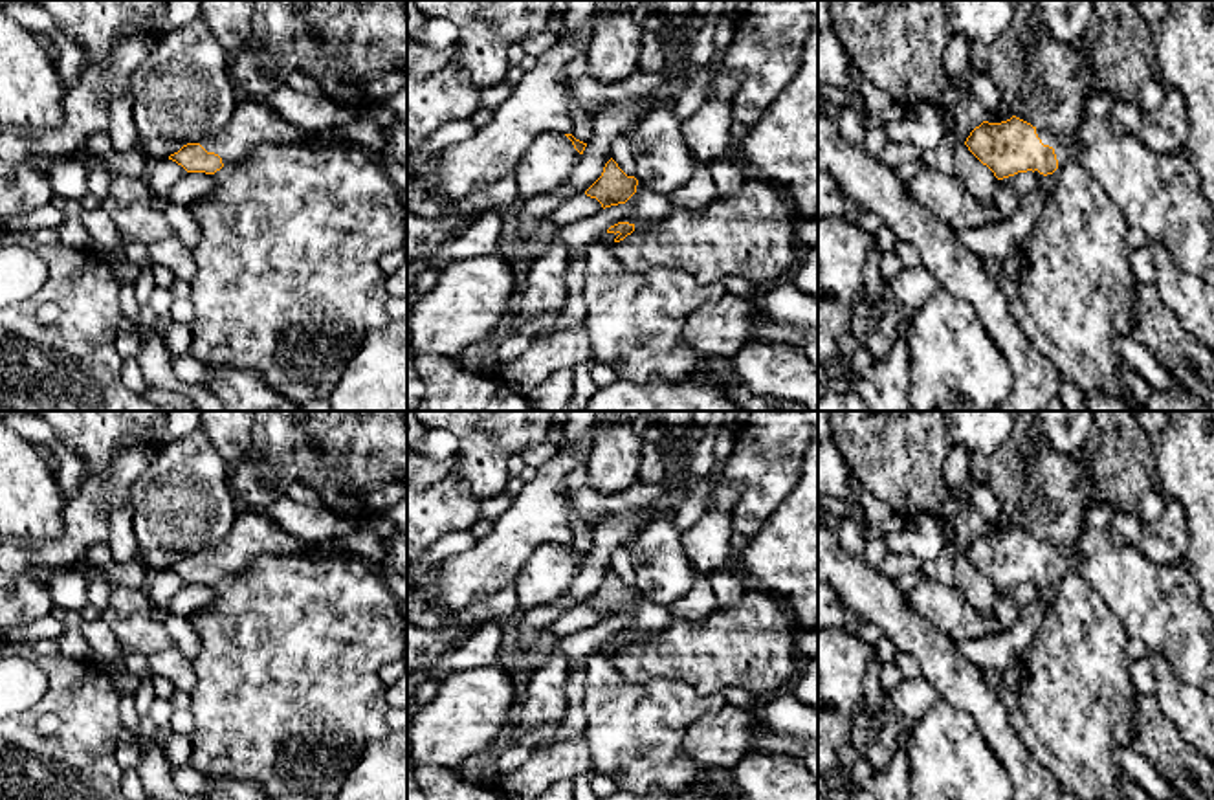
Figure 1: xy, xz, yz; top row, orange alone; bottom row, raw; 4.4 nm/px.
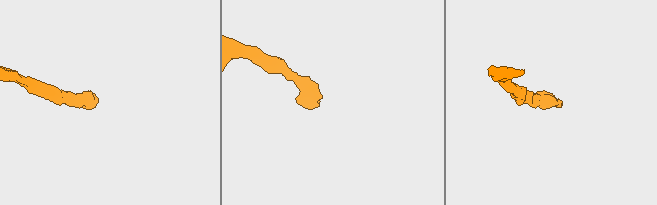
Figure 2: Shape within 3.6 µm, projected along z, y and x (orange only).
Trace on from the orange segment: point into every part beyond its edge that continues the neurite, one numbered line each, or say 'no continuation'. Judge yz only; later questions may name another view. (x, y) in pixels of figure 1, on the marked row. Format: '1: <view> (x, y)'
1: yz (1048, 138)

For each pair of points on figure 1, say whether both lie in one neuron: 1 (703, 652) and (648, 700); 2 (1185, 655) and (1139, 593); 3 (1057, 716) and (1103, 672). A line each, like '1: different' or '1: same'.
1: different
2: same
3: same

